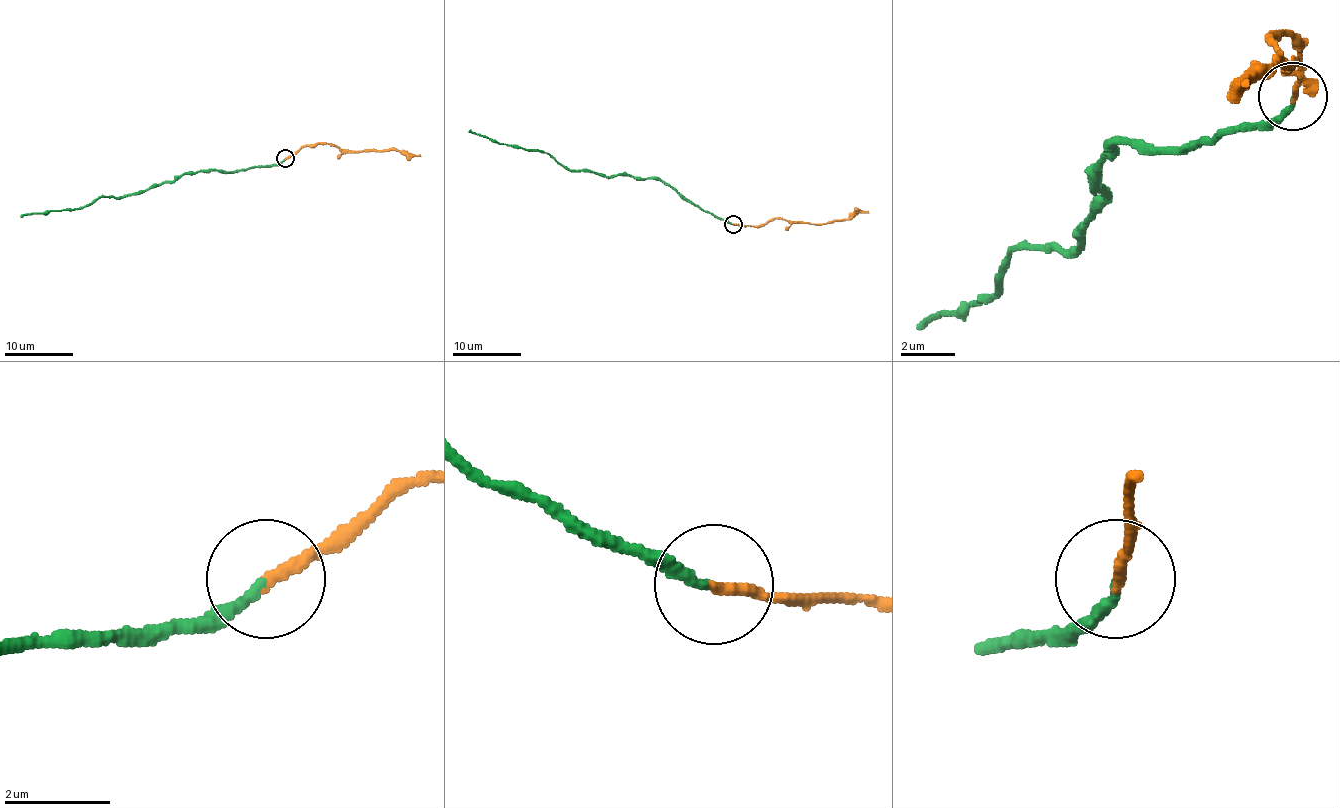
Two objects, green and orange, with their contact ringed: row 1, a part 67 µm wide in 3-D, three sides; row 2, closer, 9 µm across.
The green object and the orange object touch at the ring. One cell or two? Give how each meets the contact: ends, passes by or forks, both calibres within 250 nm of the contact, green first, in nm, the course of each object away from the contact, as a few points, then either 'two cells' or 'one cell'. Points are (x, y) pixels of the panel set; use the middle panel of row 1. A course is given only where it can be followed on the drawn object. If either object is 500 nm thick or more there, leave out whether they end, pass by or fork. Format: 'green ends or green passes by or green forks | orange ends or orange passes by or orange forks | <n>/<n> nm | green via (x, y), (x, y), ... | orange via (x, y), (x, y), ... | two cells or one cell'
green ends | orange ends | 190/240 nm | green via (733, 223), (685, 201), (659, 180), (569, 170), (550, 155), (498, 144), (471, 129) | orange via (733, 223), (764, 225), (783, 218), (800, 223), (833, 223), (850, 220), (859, 213), (869, 213) | one cell

